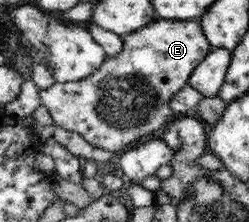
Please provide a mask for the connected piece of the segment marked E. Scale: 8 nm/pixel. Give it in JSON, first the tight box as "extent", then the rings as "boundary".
{"extent":[40,19,212,151],"boundary":[[[157,19],[152,25],[140,29],[140,33],[127,33],[121,36],[122,51],[118,53],[118,65],[110,69],[110,61],[100,65],[101,81],[92,81],[92,77],[84,77],[82,81],[55,82],[51,87],[40,90],[40,103],[48,109],[54,125],[64,127],[80,134],[94,147],[108,151],[118,151],[138,141],[138,137],[154,135],[166,123],[172,123],[171,99],[176,92],[187,87],[192,71],[212,50],[211,42],[203,33],[198,20],[166,21]]]}

